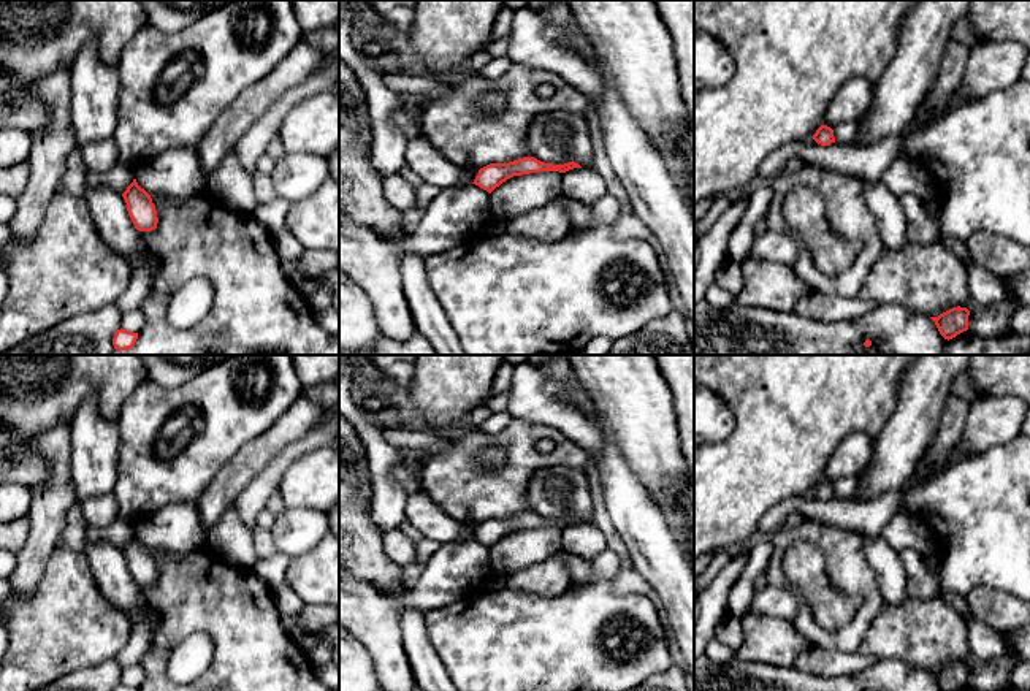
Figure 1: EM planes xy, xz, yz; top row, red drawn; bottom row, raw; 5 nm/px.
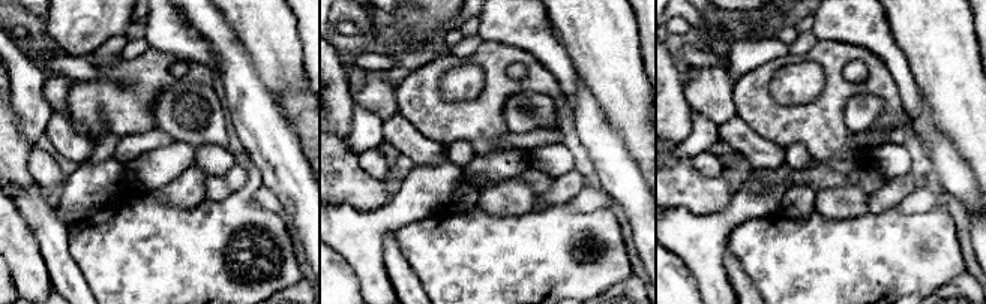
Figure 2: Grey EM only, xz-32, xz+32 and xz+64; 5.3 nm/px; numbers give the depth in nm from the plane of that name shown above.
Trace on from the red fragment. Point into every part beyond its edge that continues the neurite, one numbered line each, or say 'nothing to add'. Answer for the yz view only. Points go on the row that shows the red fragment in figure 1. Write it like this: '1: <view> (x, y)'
nothing to add

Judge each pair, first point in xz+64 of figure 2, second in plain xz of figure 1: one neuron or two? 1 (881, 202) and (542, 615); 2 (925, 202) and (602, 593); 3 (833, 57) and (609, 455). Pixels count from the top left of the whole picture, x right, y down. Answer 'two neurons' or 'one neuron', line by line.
1: two neurons
2: two neurons
3: two neurons

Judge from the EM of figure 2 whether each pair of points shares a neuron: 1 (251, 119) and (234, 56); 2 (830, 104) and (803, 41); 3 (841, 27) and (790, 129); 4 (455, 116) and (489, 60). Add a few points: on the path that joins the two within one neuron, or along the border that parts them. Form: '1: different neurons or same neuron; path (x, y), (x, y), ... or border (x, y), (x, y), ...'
1: same neuron; path (251, 104), (236, 71)
2: different neurons; border (818, 39), (802, 57)
3: different neurons; border (818, 38), (856, 44), (868, 50)
4: same neuron; path (471, 113), (492, 92), (492, 77)

